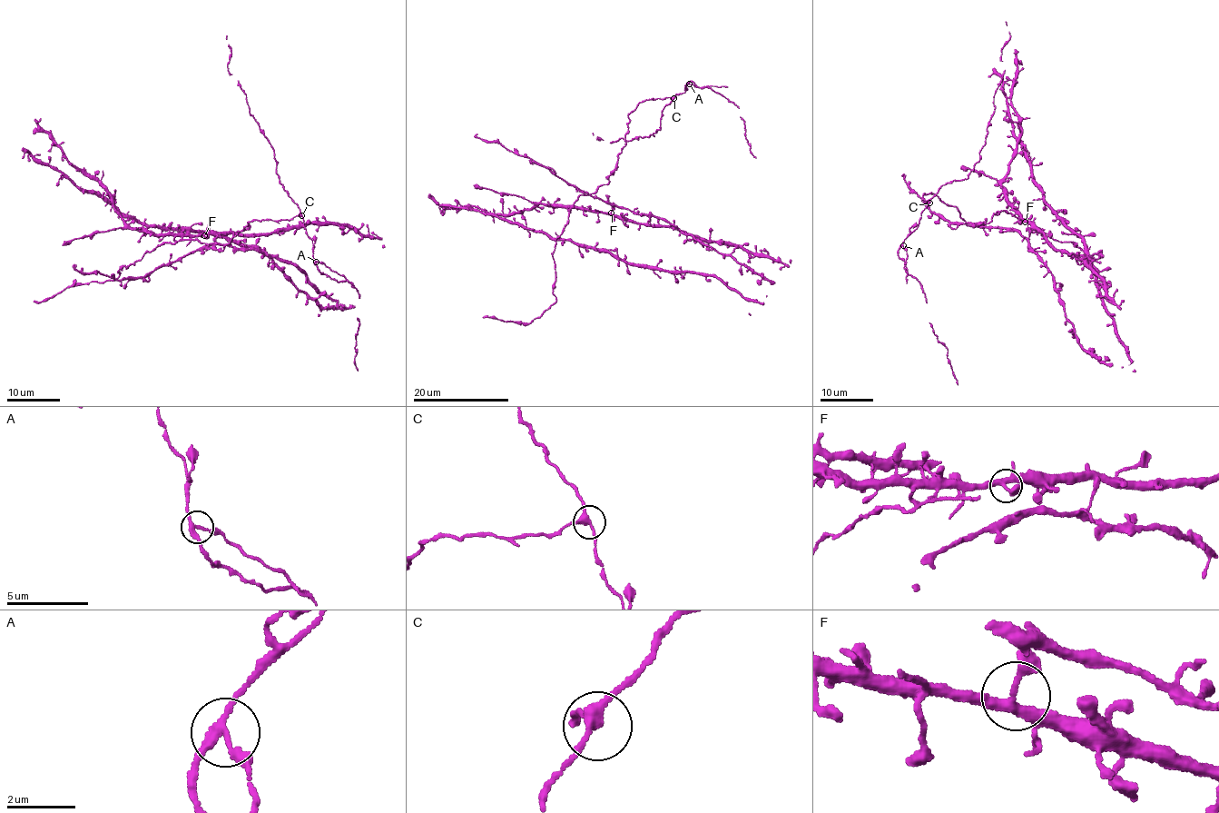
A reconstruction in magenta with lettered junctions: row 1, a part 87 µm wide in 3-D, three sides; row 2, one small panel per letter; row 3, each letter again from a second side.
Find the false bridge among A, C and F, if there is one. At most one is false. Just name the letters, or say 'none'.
A

